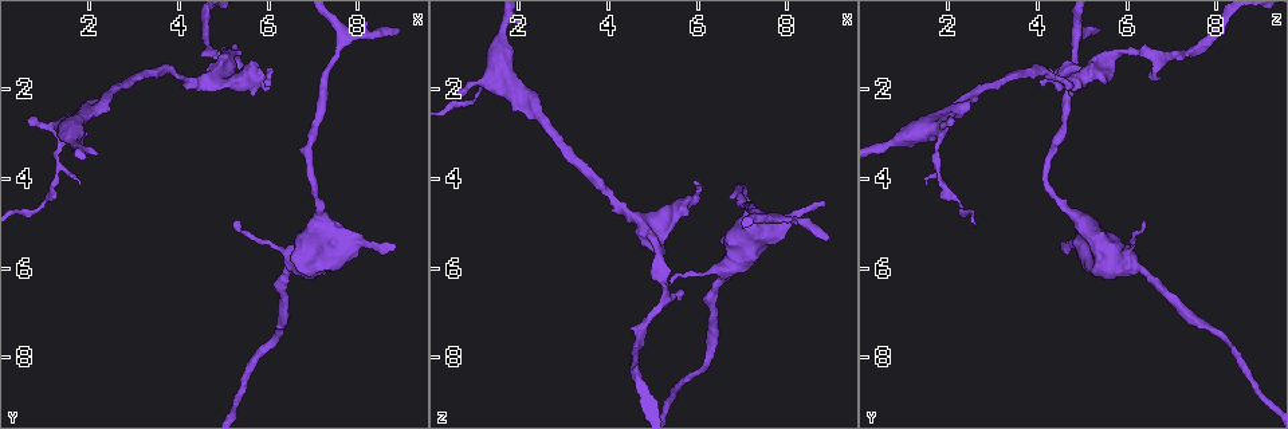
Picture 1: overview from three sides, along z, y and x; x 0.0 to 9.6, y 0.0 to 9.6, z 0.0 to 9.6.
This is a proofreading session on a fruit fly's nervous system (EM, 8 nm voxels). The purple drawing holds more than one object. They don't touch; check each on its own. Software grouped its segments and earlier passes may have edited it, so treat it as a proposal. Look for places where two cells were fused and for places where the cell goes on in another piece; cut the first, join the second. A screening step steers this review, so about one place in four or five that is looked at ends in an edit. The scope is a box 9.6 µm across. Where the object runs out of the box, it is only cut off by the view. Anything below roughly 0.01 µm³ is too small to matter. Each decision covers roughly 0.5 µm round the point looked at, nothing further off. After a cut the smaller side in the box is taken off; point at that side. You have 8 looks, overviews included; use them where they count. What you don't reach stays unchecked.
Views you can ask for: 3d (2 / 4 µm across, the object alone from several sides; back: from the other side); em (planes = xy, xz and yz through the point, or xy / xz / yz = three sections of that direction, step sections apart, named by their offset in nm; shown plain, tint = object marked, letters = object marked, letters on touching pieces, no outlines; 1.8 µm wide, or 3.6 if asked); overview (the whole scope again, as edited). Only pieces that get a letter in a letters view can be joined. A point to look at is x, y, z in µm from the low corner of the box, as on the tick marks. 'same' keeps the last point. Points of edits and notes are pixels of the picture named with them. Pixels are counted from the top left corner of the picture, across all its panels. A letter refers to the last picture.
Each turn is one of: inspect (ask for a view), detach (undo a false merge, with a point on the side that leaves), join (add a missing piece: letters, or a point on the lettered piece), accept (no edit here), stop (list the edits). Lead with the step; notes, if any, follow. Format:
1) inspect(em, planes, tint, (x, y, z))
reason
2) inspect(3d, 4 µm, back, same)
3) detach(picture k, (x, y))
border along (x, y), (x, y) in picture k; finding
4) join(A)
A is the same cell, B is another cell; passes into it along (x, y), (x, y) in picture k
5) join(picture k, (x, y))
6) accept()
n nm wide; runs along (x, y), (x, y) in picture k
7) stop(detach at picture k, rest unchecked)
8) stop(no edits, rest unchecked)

inspect(3d, 2 µm, (1.55, 2.90, 1.60))
three arms meet

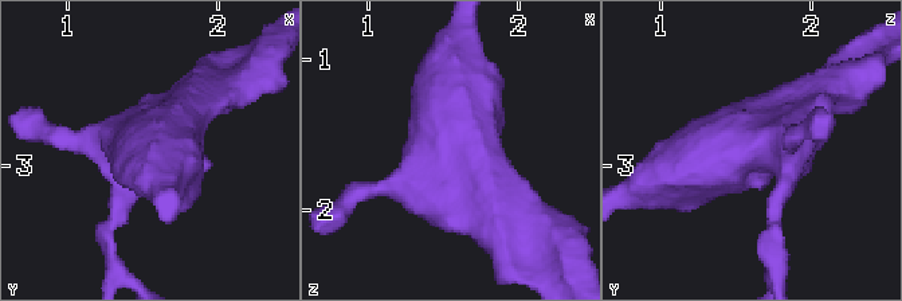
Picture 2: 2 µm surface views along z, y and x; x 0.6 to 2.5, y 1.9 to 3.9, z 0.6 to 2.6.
inspect(em, xy, step 4, letters, (1.60, 2.84, 1.60))

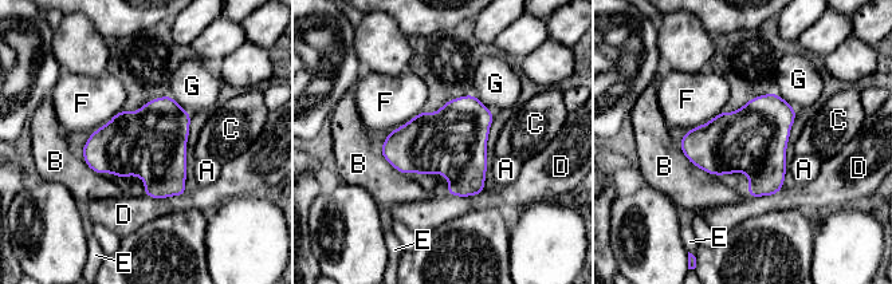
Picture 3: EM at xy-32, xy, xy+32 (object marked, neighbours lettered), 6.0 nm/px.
accept()
400 nm wide; A, B, C, D, E, F and G are other cells; border along (723, 110), (686, 131) in picture 3; all the same cell

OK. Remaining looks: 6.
inspect(em, planes, letters, (5.25, 5.05, 6.40))
branch stops here

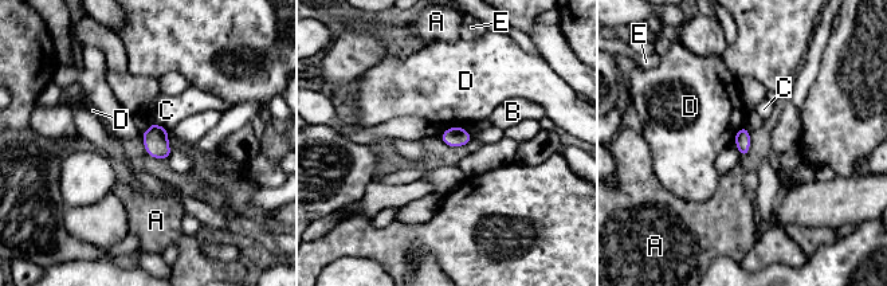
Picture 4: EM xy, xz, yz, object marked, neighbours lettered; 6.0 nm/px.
accept()
A, B, C, D and E are other cells; border along (742, 125), (733, 140) in picture 4; no lettered piece goes on from it

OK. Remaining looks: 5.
inspect(3d, 4 µm, (5.65, 1.75, 6.60))

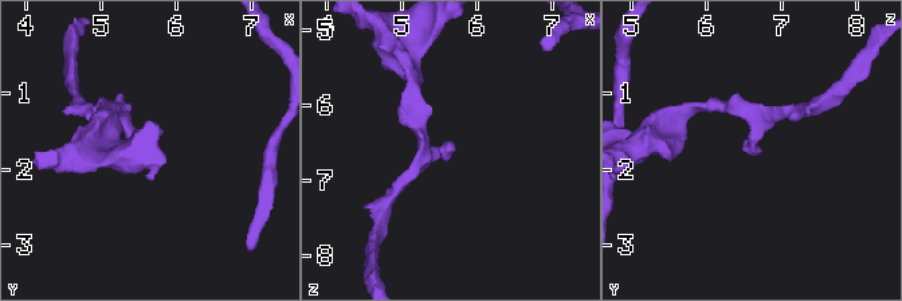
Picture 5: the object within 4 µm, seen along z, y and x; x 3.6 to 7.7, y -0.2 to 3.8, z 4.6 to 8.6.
inspect(em, planes, letters, (5.70, 1.80, 6.50))
shape alone is not enough

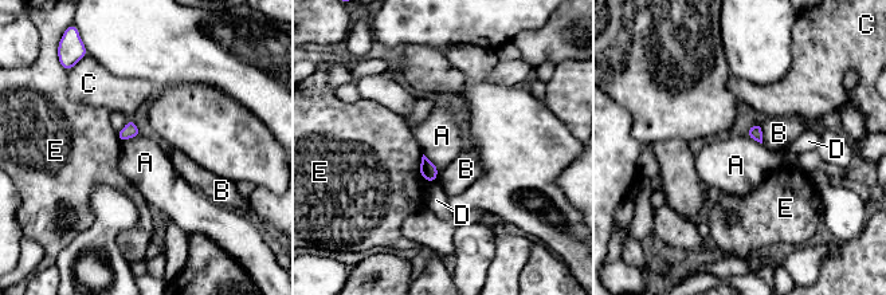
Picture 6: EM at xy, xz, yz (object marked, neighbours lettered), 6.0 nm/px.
accept()
E touches over 190 nm; A, B, C, D and E are other cells; no lettered piece goes on from it

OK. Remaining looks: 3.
stop(no edits, rest unchecked)

